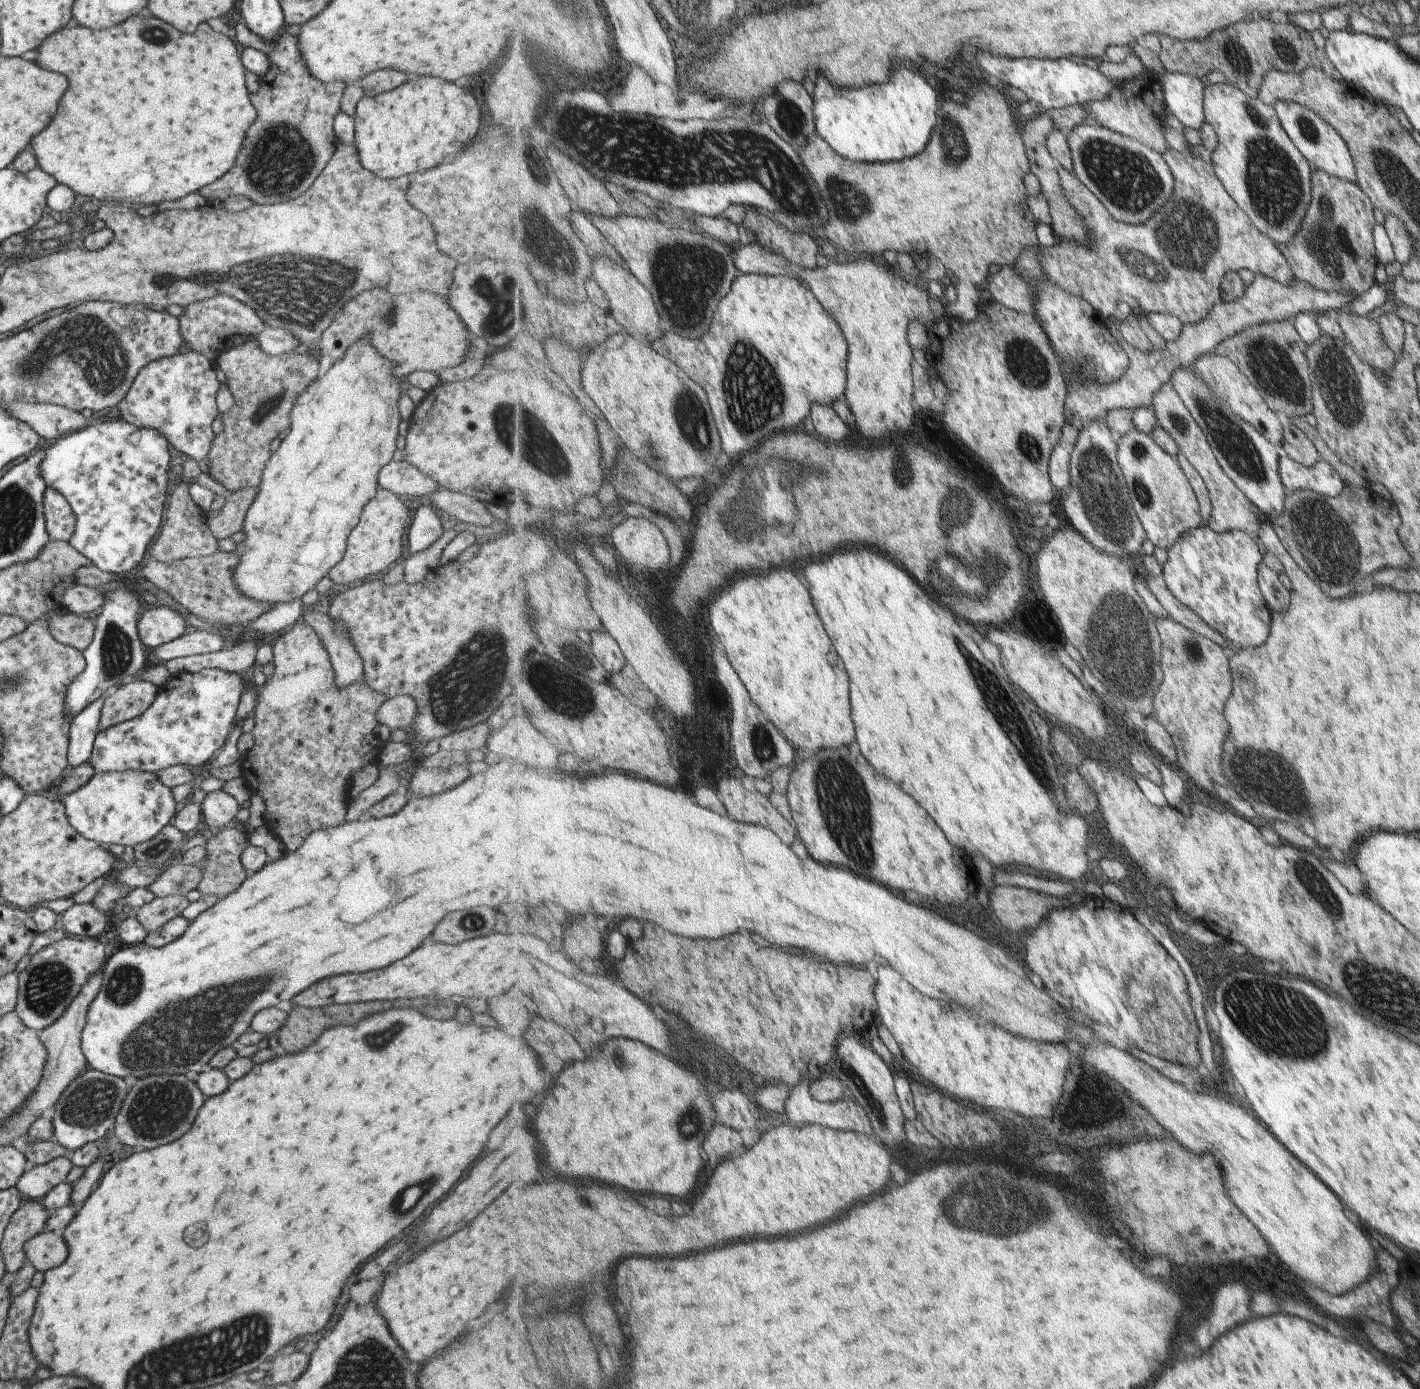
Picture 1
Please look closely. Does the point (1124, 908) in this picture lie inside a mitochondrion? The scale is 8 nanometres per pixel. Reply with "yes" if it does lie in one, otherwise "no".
no

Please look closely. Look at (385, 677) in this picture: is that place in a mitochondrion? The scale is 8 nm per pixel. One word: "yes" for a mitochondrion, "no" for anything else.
no

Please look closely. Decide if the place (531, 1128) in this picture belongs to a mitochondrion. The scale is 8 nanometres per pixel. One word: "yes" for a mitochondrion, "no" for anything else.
no

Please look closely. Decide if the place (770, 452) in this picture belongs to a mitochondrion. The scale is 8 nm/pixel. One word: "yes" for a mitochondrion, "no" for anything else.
yes

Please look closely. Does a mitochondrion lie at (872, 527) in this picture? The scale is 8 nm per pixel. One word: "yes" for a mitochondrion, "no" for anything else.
no

